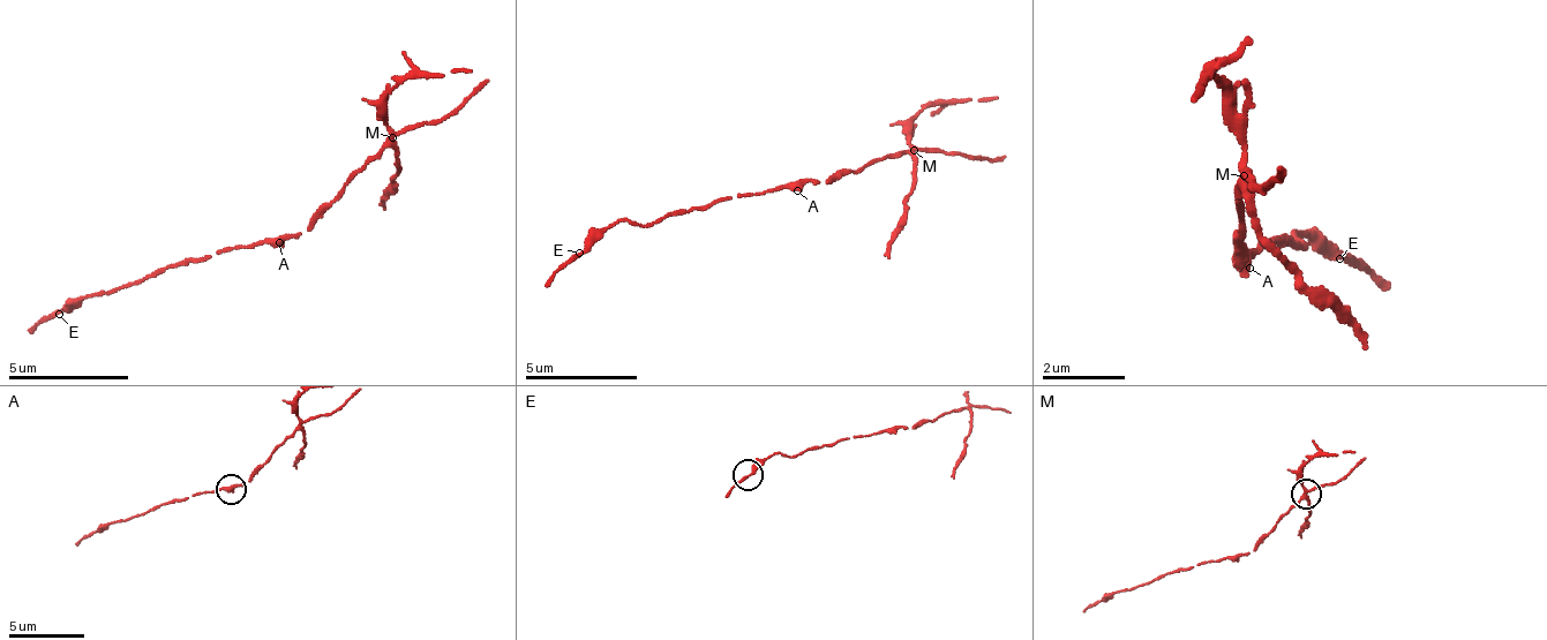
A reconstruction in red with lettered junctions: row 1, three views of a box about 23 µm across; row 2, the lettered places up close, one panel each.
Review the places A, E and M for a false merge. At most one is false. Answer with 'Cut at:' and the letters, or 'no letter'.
Cut at: M

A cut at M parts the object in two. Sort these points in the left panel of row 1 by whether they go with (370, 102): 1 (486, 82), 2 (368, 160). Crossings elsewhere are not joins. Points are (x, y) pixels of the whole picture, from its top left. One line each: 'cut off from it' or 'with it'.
1: cut off from it
2: cut off from it

